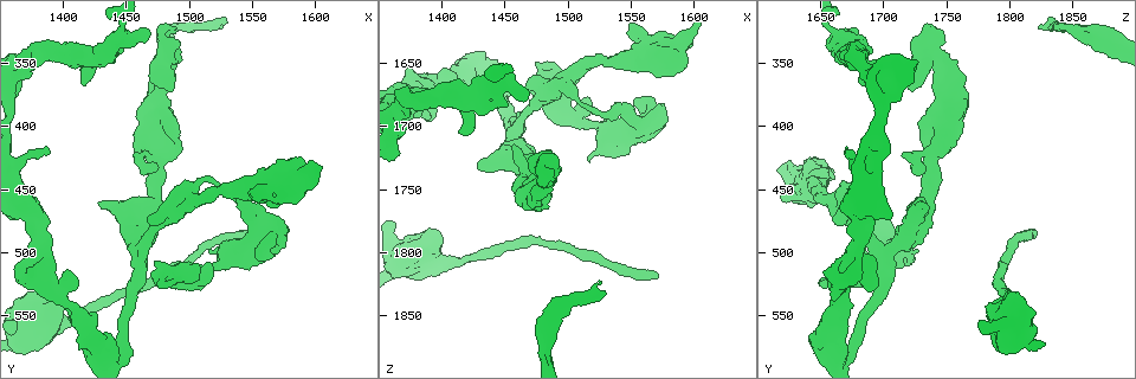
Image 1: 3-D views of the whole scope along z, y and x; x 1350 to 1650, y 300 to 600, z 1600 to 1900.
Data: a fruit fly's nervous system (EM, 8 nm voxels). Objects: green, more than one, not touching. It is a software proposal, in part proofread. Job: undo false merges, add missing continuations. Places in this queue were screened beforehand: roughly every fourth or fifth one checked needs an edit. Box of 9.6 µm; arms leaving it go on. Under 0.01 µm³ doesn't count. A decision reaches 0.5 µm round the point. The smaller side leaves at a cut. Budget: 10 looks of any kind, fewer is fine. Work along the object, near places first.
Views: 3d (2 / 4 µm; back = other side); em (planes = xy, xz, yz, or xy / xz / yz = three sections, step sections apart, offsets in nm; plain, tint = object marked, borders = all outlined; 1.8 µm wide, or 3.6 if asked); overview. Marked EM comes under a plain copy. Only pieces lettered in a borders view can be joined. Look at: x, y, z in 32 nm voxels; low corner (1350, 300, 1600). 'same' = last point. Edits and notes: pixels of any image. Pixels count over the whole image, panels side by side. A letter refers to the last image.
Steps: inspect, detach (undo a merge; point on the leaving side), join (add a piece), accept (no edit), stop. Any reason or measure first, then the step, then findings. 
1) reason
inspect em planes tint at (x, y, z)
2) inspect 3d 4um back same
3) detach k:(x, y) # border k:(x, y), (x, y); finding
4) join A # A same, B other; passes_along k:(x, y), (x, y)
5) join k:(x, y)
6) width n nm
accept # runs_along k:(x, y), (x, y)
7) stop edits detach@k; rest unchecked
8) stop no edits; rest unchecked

closes a loop
inspect em planes borders at (1478, 322, 1738)

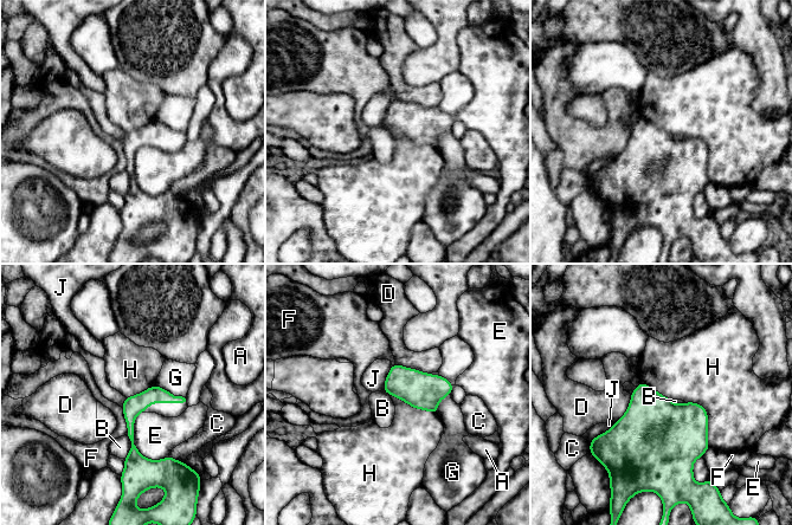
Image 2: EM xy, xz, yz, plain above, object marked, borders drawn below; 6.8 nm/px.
accept # A other, B other, C other, D other, E other, F other, G other, H other, J other; border 2:(684, 401), (706, 409), (710, 446); one neuron here

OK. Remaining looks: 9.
inspect em planes borders at (1512, 442, 1680)

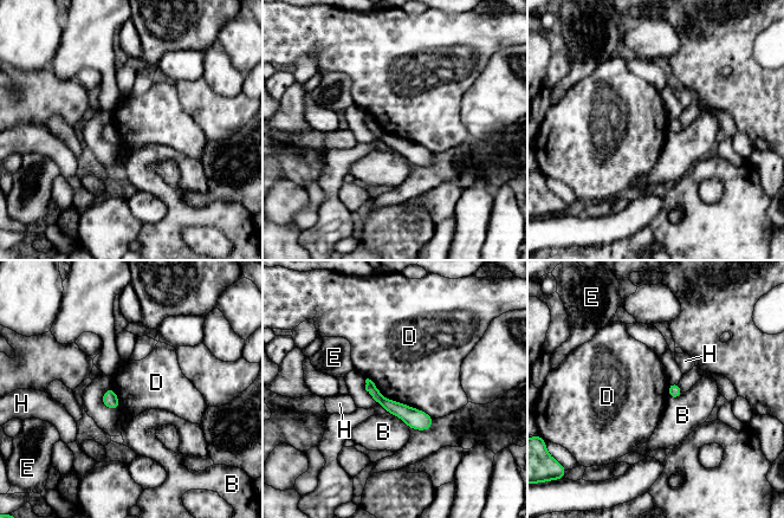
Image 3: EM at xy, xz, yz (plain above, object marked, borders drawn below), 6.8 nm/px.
width 90 nm
accept # B other, D other, E other, H other; continuous, no second neuron

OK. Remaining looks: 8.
four or more arms meet
inspect 3d 4um at (1558, 472, 1698)

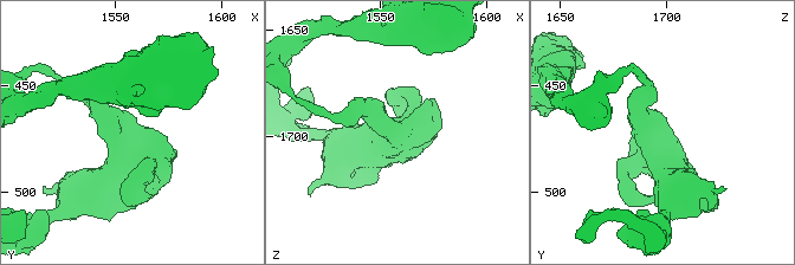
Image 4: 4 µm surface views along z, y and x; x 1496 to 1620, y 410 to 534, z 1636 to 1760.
arms 4; shape alone is not enough
inspect em planes tint at (1557, 472, 1696)

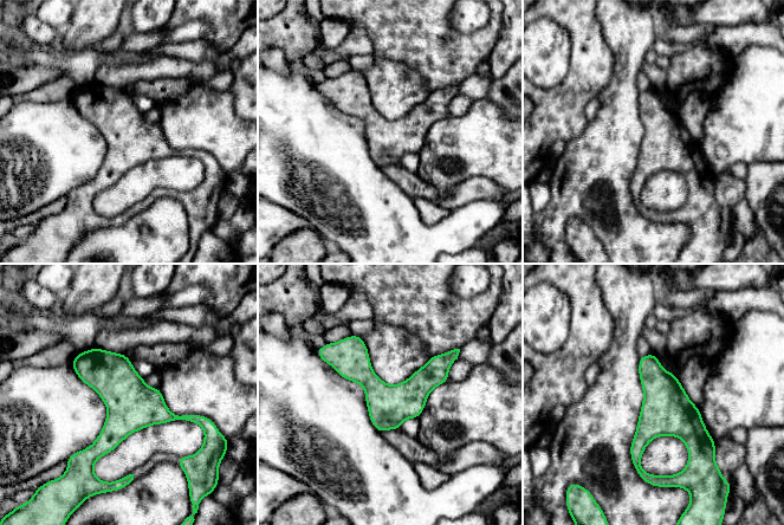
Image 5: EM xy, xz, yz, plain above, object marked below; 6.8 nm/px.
inspect em planes borders same

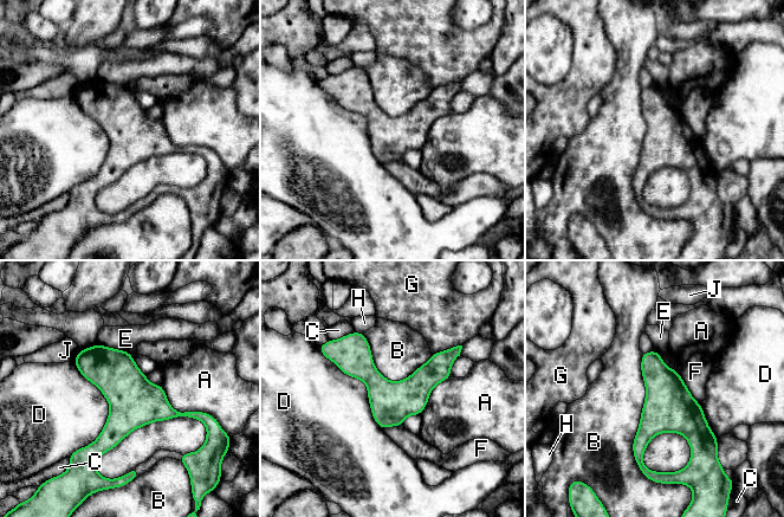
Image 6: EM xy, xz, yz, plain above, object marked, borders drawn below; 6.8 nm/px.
accept # A other, B other, C other, D other, E other, F other, G other, H other, J other; border 6:(642, 353), (641, 473); continuous, no second neuron

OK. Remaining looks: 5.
free end
inspect 3d 2um at (1466, 472, 1664)

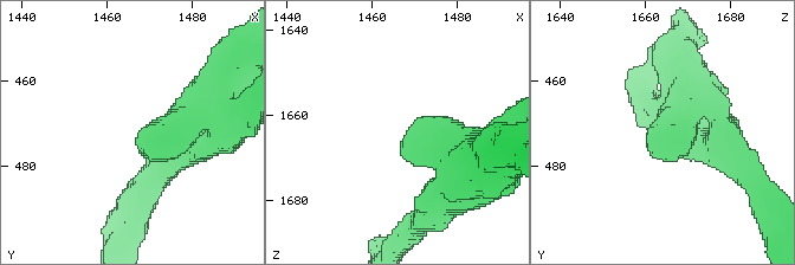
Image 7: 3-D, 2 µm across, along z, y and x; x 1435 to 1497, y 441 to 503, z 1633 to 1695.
inspect em xy step 16 tint at (1468, 475, 1663)

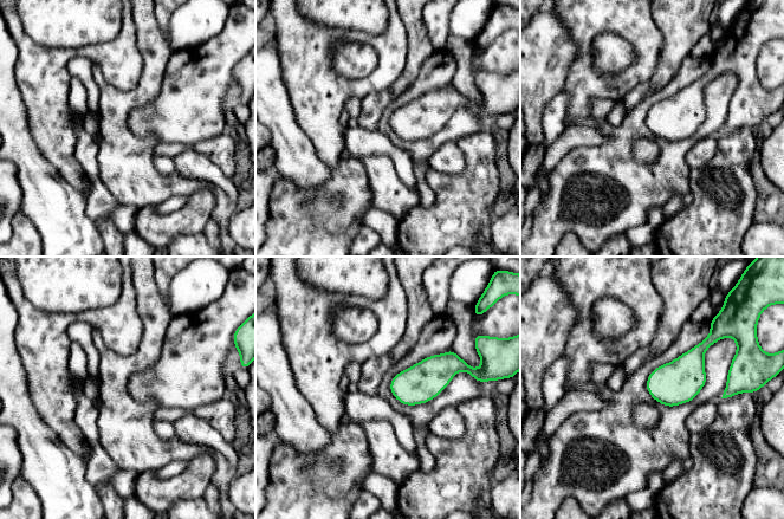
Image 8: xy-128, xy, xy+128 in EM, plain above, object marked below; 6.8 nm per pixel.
inspect em xy step 16 borders same

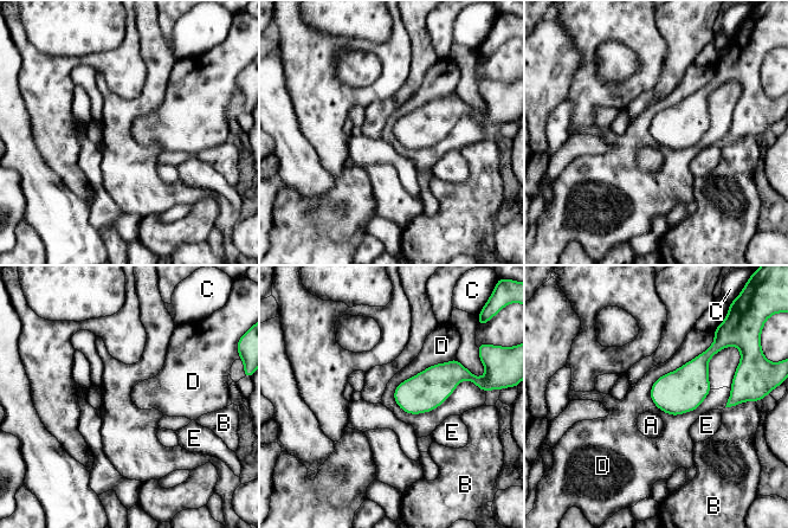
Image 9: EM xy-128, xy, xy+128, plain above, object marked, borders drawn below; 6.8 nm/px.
longest_contact D 550 nm
accept # A other, B other, C other, D other, E other; none of them fits

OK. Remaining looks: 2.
four arms meet
inspect em planes borders at (1382, 496, 1678)

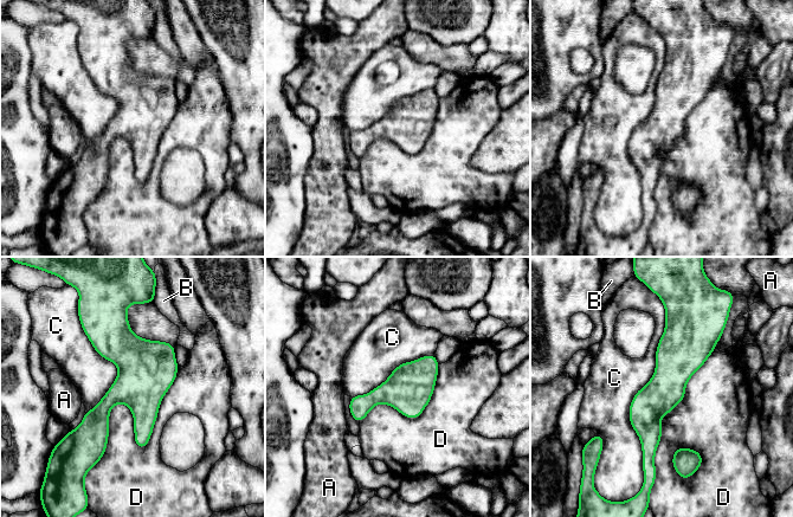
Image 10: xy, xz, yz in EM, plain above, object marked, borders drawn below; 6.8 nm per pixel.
width 260 nm; longest_contact C 1100 nm
accept # A other, B other, C other, D other; all the same neuron

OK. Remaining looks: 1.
stop no edits; rest unchecked

